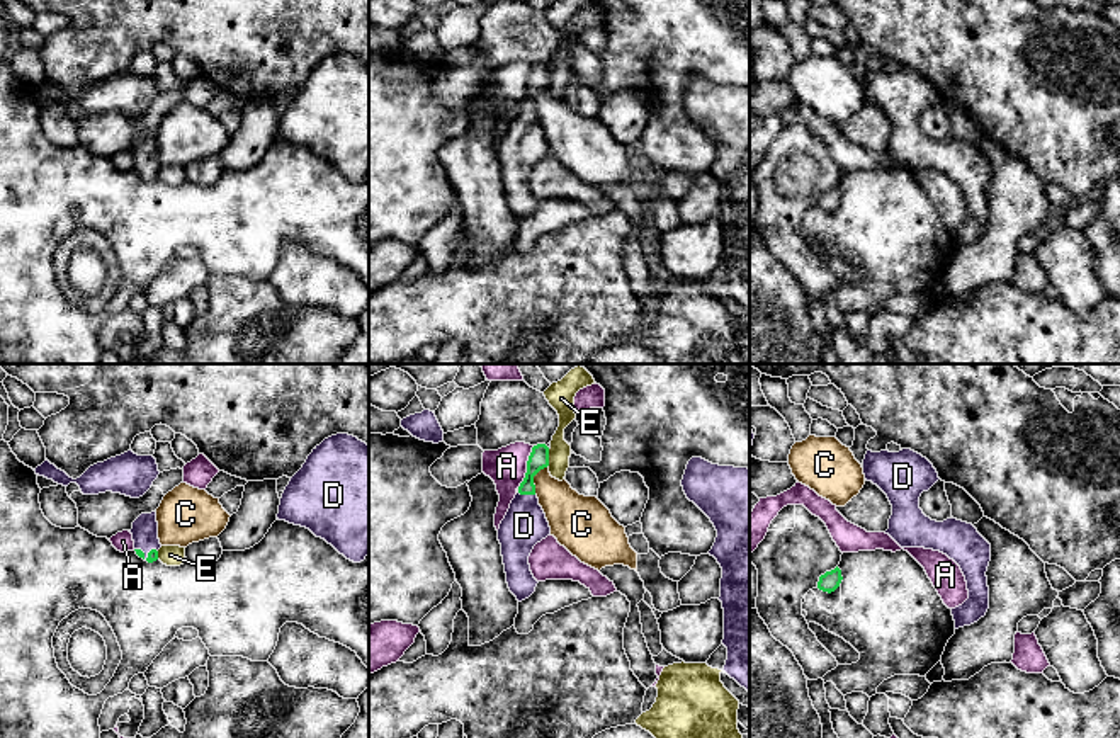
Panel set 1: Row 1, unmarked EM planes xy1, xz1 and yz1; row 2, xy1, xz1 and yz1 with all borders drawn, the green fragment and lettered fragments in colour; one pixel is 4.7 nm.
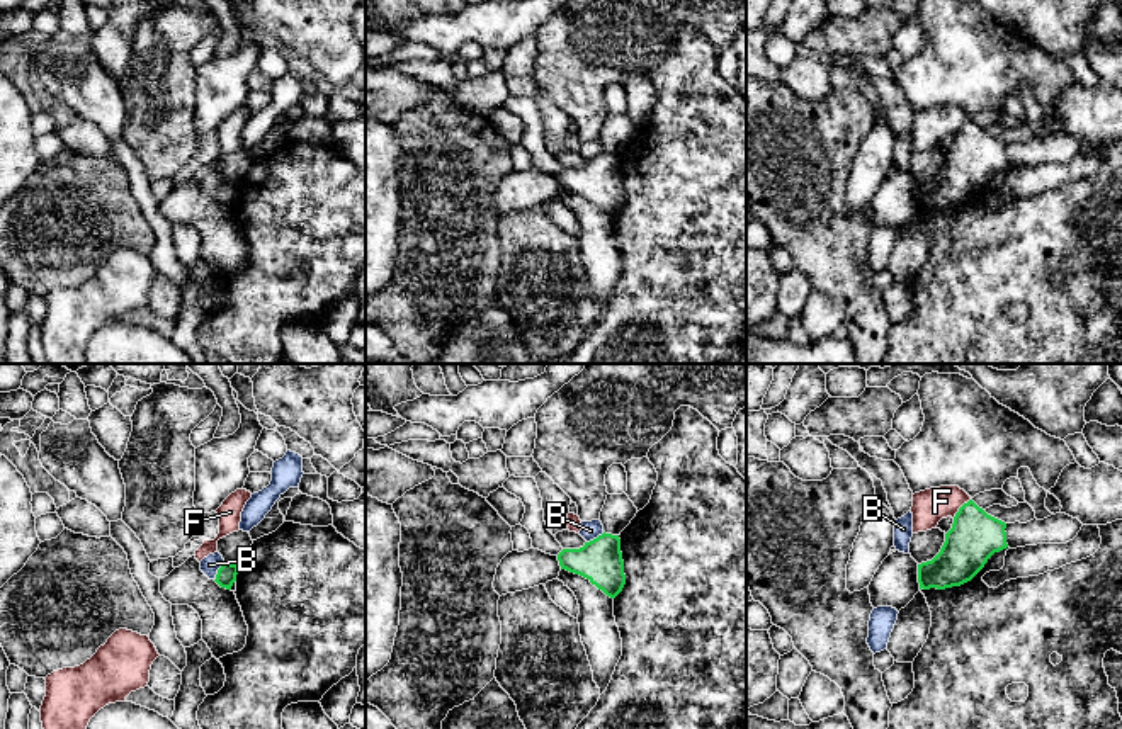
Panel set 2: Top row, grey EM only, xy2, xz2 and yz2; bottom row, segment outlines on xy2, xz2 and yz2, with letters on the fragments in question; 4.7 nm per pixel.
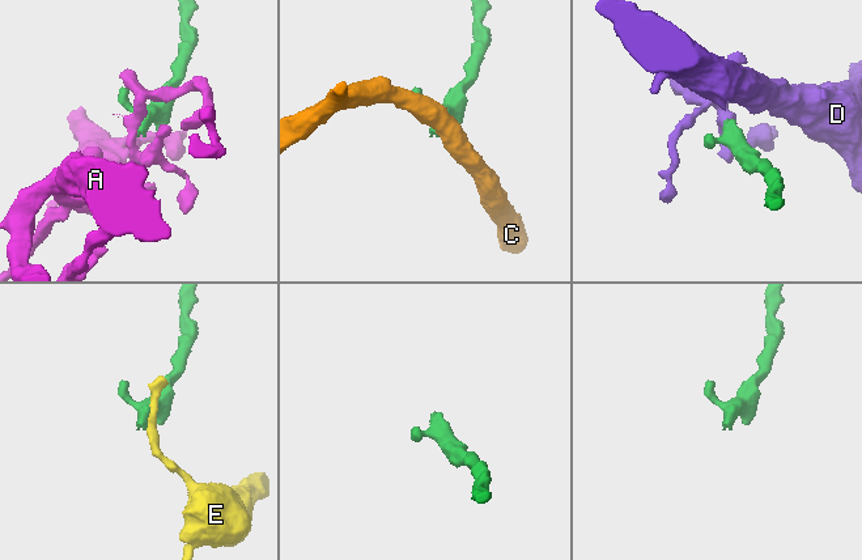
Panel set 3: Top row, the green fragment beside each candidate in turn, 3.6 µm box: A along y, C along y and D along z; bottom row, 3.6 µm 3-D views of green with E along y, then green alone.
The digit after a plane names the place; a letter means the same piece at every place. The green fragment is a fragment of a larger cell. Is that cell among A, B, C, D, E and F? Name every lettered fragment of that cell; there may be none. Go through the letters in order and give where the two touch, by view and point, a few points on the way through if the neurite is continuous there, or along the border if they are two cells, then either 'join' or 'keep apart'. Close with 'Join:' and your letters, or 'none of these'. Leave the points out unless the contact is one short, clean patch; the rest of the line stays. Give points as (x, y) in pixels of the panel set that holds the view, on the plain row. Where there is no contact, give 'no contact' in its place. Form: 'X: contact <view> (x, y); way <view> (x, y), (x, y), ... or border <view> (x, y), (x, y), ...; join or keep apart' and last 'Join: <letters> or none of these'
A: contact xz1 (527, 85); border xz1 (534, 65), (526, 96), (517, 106); keep apart
B: contact xy2 (218, 191); border xy2 (223, 180), (215, 199); keep apart
C: contact xz1 (532, 99); border xz1 (546, 85), (534, 96), (534, 113); keep apart
D: contact xz1 (527, 113); way xz1 (539, 77), (529, 94), (527, 113), (524, 145); join
E: contact xz1 (548, 77); border xz1 (549, 68), (549, 82), (546, 85); keep apart
F: contact yz2 (961, 126); border yz2 (971, 118), (952, 136); keep apart
Join: D

